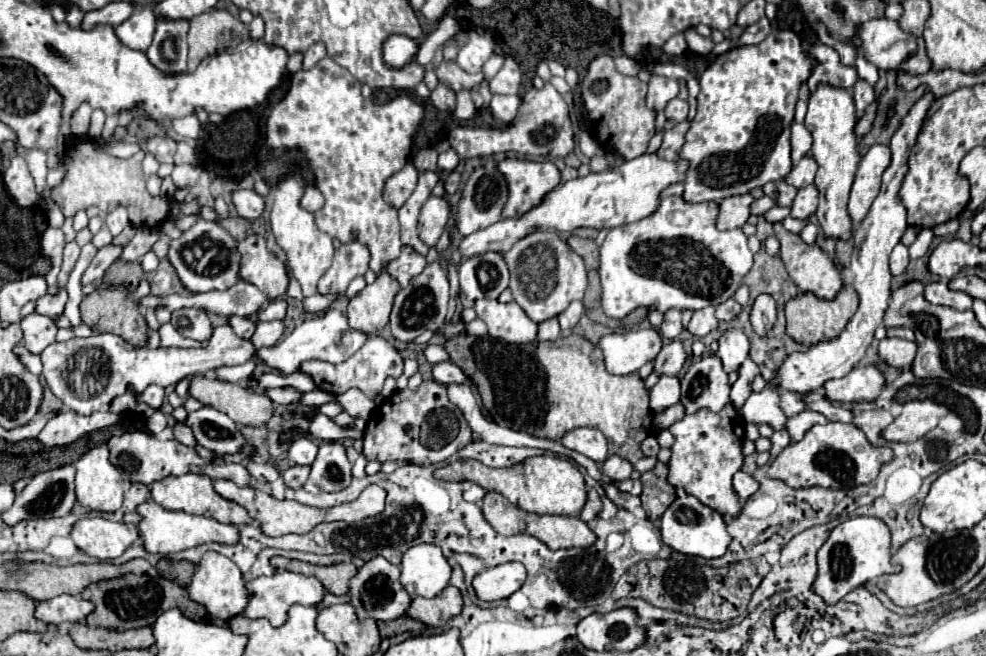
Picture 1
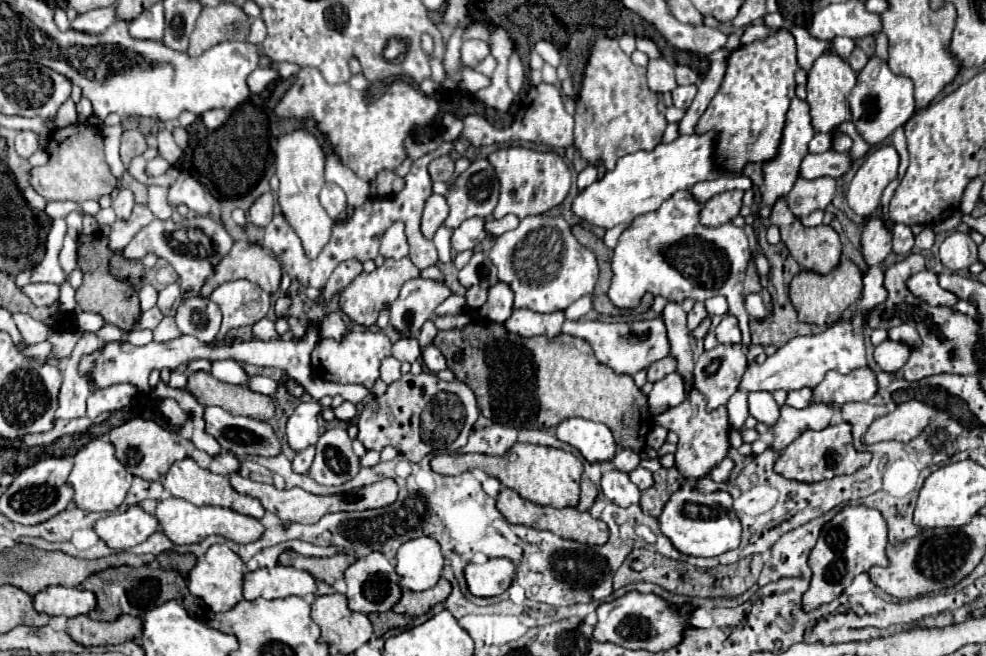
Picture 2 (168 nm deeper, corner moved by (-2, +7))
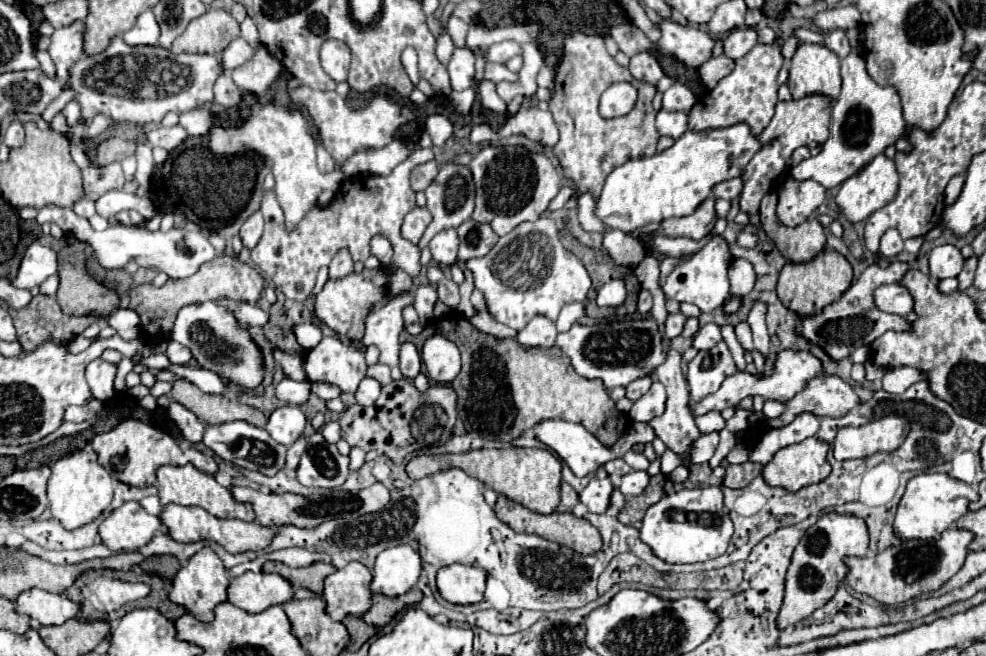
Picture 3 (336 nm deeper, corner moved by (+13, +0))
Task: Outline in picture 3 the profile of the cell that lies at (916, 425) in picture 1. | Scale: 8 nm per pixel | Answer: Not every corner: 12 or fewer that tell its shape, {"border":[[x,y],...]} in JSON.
{"border":[[886,415],[862,427],[842,427],[834,457],[864,459],[896,451],[910,423]]}

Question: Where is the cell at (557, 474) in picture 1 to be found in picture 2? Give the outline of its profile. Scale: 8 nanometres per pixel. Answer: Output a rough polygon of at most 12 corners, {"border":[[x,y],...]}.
{"border":[[515,444],[505,456],[439,454],[437,474],[483,470],[525,500],[577,506],[571,452]]}

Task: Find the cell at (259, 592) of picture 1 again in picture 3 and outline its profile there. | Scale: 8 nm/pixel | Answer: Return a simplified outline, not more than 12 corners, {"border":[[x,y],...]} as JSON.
{"border":[[244,573],[230,581],[228,601],[260,613],[294,597],[274,573]]}

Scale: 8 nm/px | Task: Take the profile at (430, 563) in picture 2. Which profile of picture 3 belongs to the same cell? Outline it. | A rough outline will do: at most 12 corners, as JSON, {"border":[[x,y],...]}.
{"border":[[410,545],[384,549],[370,589],[388,597],[410,591],[422,573]]}

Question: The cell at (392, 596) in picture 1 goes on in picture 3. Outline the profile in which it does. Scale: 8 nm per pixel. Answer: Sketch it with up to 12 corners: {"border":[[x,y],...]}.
{"border":[[358,561],[328,575],[326,609],[364,615],[372,571]]}

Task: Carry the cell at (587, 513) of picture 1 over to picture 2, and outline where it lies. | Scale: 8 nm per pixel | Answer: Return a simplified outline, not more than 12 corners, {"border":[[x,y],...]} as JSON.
{"border":[[589,478],[581,482],[581,500],[577,508],[589,512],[597,494],[597,486]]}

